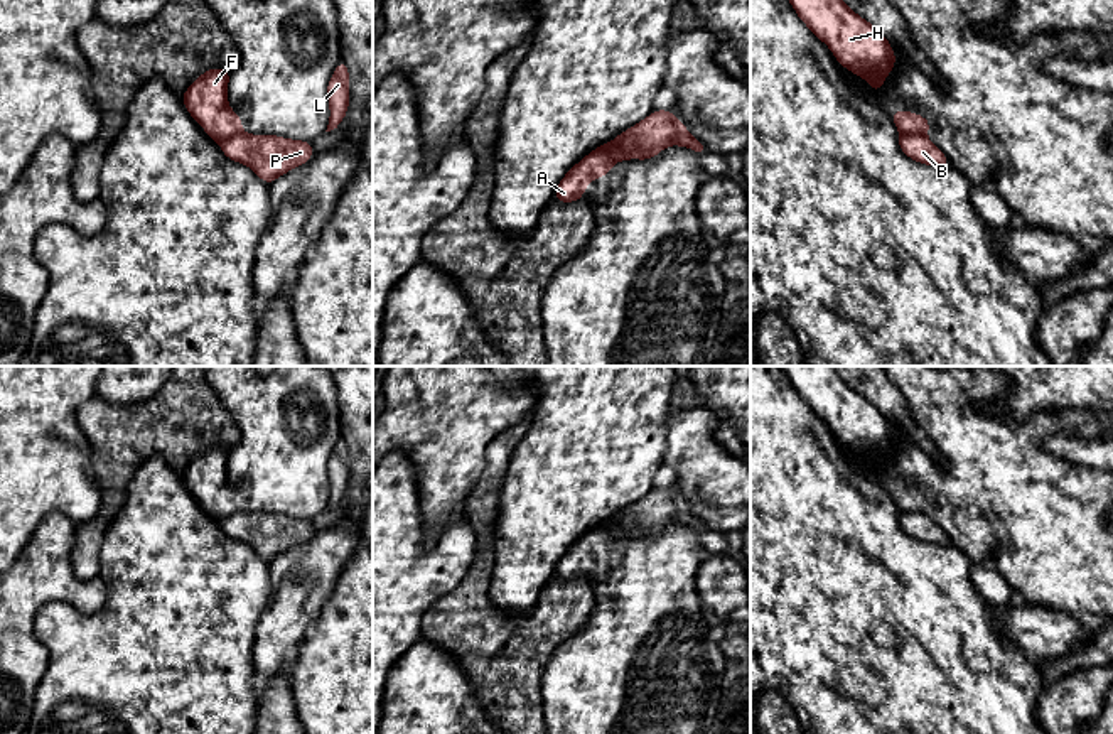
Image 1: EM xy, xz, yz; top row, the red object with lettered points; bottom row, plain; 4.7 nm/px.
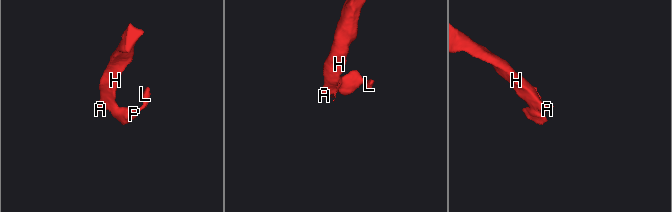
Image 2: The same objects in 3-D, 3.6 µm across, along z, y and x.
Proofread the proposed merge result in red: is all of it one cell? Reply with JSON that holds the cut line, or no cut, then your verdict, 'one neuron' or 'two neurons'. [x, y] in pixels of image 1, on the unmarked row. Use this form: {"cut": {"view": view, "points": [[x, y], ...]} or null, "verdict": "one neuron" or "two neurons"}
{"cut": {"view": "yz", "points": [[901, 512], [921, 512], [924, 515]]}, "verdict": "two neurons"}

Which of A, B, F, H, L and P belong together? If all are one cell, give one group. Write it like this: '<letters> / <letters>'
A F H / B L P

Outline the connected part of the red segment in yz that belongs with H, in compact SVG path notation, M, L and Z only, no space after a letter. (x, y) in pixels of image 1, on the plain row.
M779 366L798 395L808 407L821 417L835 432L836 439L858 456L865 456L870 469L879 469L887 452L895 442L895 432L890 420L865 397L858 395L833 366Z

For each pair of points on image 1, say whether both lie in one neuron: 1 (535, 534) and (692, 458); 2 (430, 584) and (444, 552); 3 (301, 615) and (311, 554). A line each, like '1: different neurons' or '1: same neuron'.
1: different neurons
2: same neuron
3: same neuron

